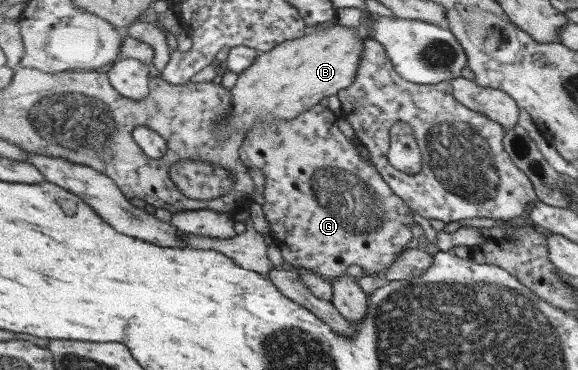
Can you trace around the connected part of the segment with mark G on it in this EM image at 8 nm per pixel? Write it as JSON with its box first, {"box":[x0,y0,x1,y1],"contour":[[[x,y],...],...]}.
{"box":[240,103,416,279],"contour":[[[325,103],[314,106],[311,110],[300,114],[293,120],[266,122],[260,119],[258,124],[245,137],[240,154],[249,170],[259,167],[266,176],[266,189],[265,193],[263,193],[265,194],[266,204],[262,206],[262,210],[274,234],[275,242],[279,245],[281,258],[284,262],[299,270],[306,269],[312,273],[333,277],[334,279],[346,276],[347,268],[355,264],[361,267],[365,274],[374,277],[379,272],[386,272],[387,269],[395,264],[395,260],[399,260],[399,253],[415,244],[415,240],[413,239],[413,226],[416,225],[415,218],[412,216],[413,210],[405,203],[405,200],[395,194],[395,191],[390,187],[390,183],[383,178],[383,175],[376,169],[375,165],[369,163],[369,161],[365,161],[361,157],[361,154],[355,148],[356,142],[347,138],[339,130],[337,120],[339,120],[339,116],[331,112]]]}

